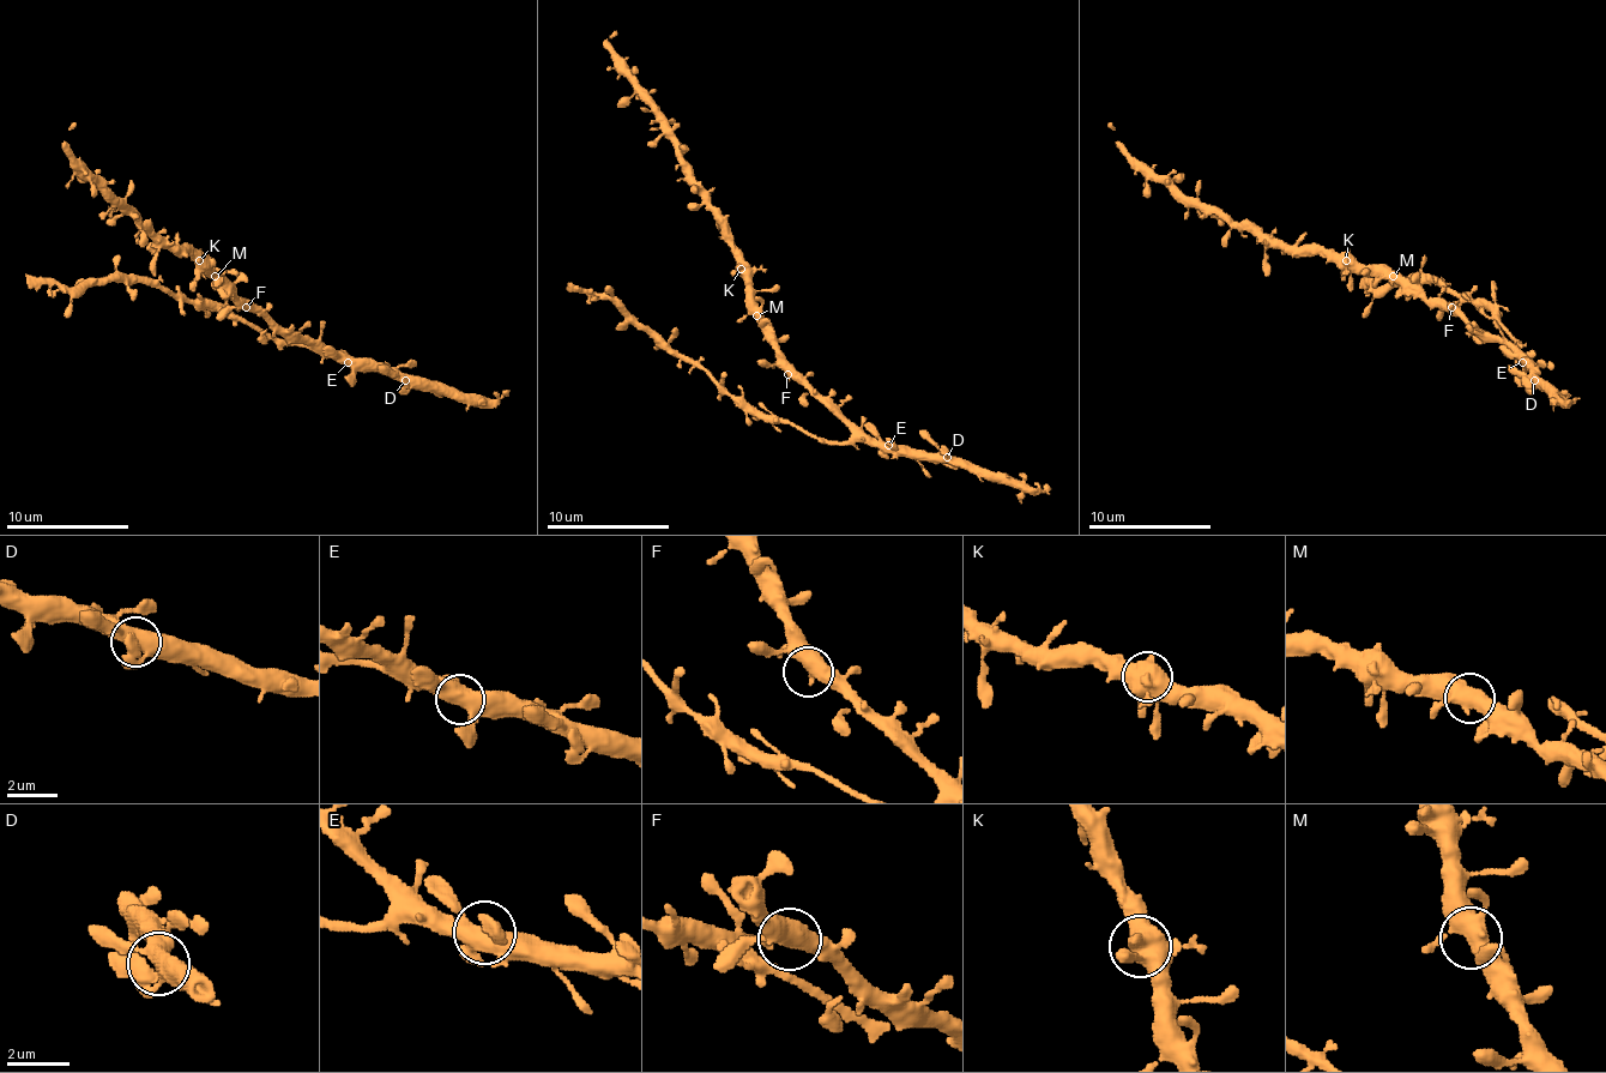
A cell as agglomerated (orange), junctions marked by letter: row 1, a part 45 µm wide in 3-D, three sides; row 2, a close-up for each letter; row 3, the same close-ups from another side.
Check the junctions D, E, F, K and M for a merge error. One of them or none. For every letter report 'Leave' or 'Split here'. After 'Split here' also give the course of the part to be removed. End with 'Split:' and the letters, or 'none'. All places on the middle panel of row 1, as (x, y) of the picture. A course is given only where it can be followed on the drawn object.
D: Leave
E: Leave
F: Leave
K: Leave
M: Leave
Split: none

